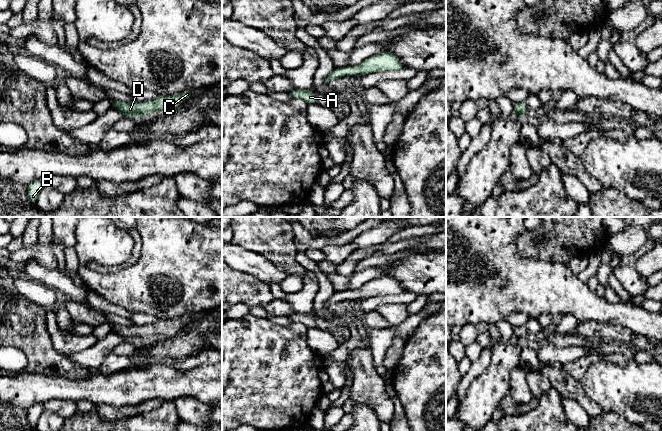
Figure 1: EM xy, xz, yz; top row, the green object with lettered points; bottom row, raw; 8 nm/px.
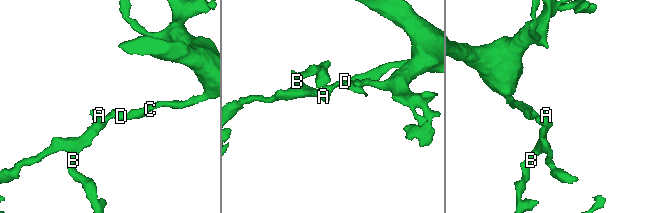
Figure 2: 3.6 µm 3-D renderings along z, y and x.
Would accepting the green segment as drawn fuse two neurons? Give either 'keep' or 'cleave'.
keep

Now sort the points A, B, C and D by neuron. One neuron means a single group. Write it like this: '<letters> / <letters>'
A B C D

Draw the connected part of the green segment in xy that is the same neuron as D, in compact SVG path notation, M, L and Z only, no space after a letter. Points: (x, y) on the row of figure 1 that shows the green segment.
M185 90L176 95L159 95L152 101L138 102L131 99L128 102L110 100L111 107L123 113L124 116L143 117L150 111L164 111L168 114L177 110L179 104L193 94L192 90Z

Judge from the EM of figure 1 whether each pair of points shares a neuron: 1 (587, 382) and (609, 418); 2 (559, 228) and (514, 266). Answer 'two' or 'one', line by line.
1: two
2: two

